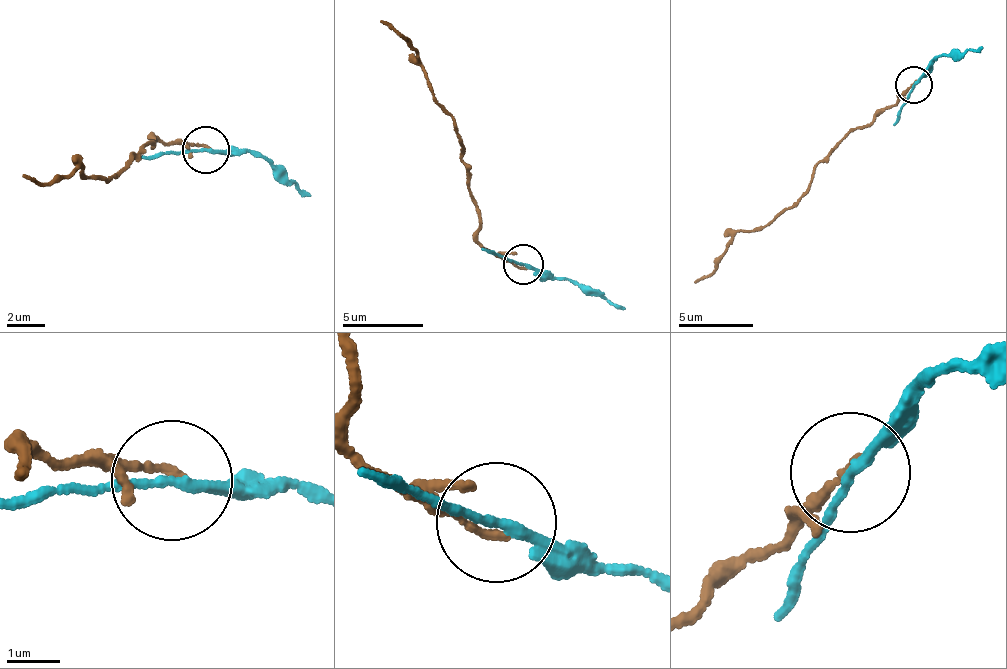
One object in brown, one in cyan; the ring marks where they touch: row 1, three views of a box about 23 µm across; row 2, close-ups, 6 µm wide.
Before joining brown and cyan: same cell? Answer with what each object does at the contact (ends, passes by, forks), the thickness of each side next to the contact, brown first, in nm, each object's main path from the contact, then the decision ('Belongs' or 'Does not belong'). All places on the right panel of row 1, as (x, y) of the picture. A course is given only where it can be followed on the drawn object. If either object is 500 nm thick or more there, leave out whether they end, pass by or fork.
At the ring brown ends. At the ring cyan passes by. Thickness 140 nm (brown) against 160 nm. Course of brown: (915, 82), (888, 108), (814, 165), (805, 192), (782, 213), (772, 221), (733, 235), (715, 269), (696, 282). Course of cyan: (915, 85), (941, 52), (983, 49). Does not belong

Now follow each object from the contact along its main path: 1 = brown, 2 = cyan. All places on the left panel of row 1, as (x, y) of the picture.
1: (206, 147), (155, 138), (101, 180), (87, 177), (77, 166), (47, 183), (23, 176)
2: (206, 151), (274, 159), (309, 197)

